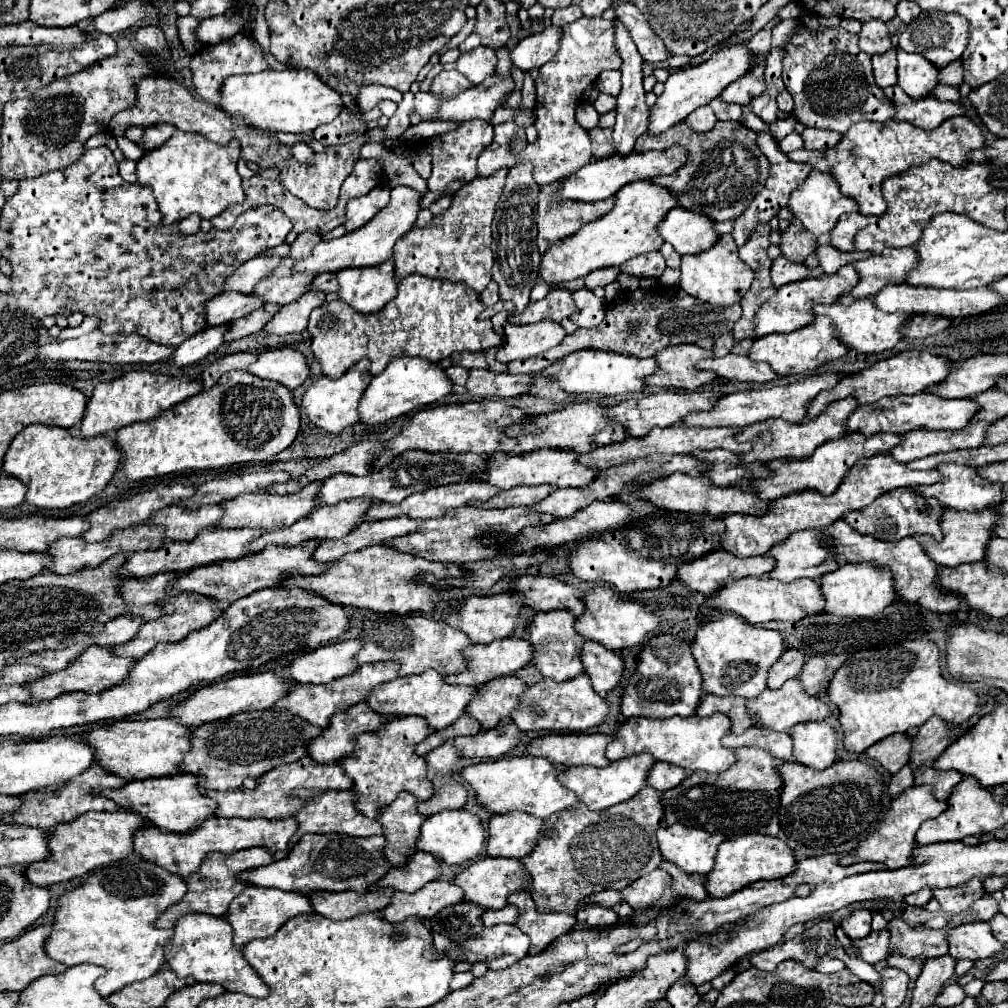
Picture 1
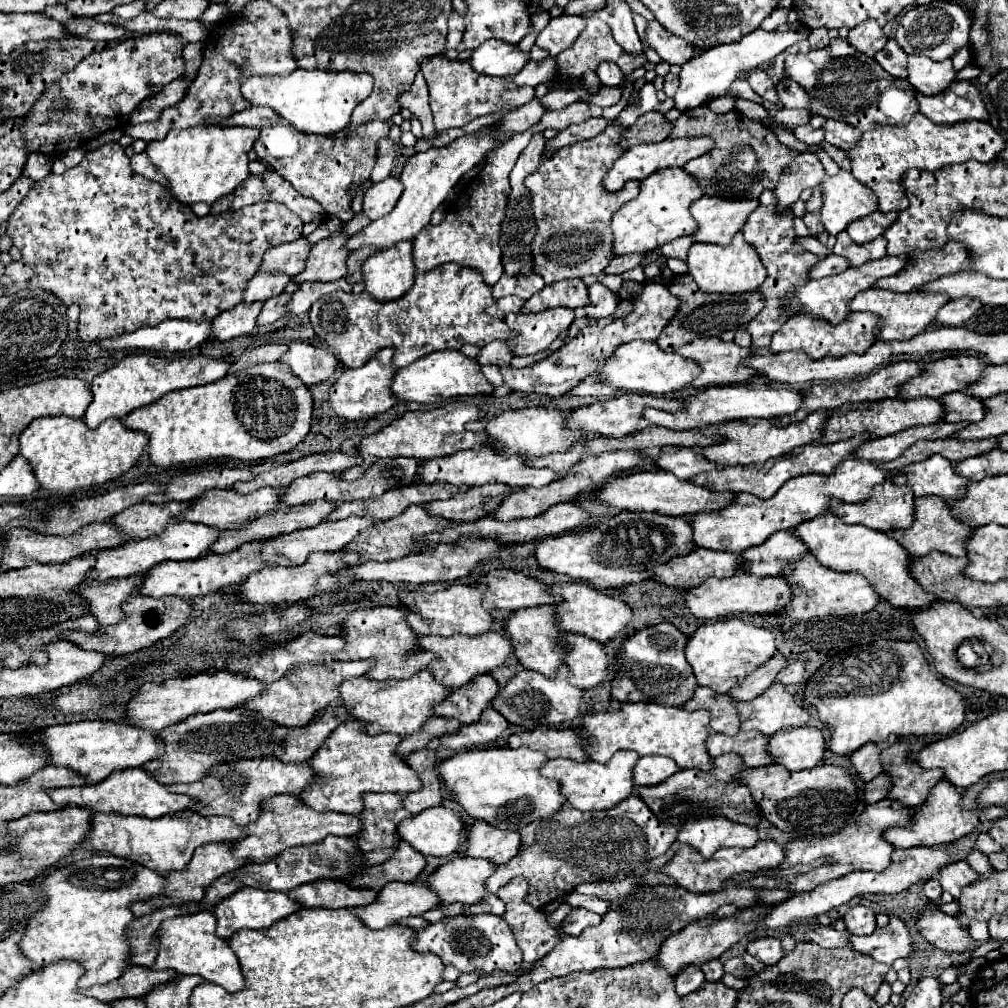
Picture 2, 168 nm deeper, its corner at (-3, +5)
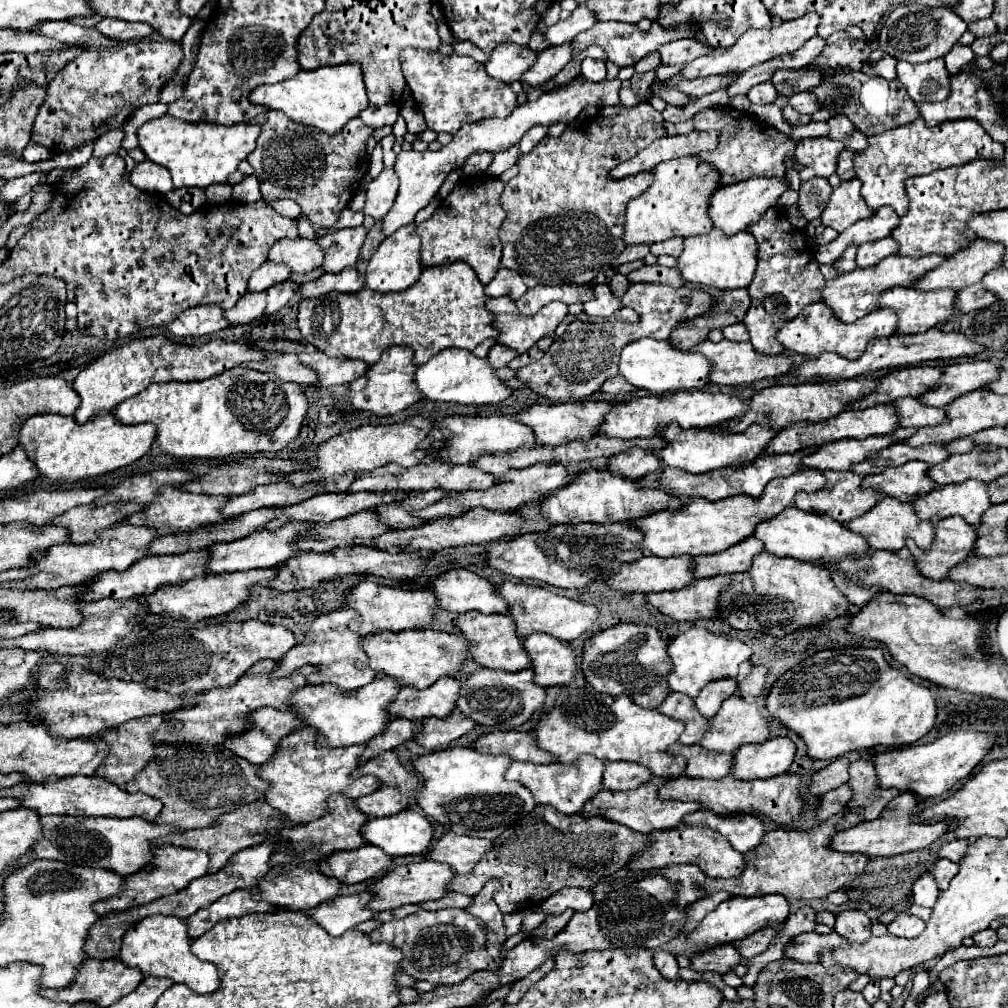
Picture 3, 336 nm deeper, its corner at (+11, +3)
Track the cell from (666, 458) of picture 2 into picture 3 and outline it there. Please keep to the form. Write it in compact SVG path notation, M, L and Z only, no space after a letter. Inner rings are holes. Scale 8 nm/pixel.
M631 447L629 451L611 457L609 461L609 471L627 479L641 479L647 473L653 473L657 469L665 467L661 463L661 459L655 459L655 455L651 451L645 449L637 449Z

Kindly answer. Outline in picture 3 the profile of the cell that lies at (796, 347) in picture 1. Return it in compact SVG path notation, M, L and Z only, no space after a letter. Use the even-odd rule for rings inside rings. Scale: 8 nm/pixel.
M811 303L797 315L797 319L791 319L789 323L785 323L785 327L781 327L781 331L777 331L777 341L787 351L801 353L801 355L819 355L819 353L831 351L845 359L859 359L859 355L865 351L865 347L871 339L893 335L895 325L897 325L897 315L891 309L873 311L865 317L857 319L855 323L847 325L847 323L841 323L839 319L835 319L833 311L827 305Z

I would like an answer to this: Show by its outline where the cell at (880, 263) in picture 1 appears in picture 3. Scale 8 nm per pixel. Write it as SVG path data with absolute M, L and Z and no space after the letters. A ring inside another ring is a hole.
M975 239L969 247L949 255L945 263L925 273L911 289L915 291L937 291L937 289L963 289L977 283L981 275L999 267L1003 257L1003 247L999 243L989 243Z

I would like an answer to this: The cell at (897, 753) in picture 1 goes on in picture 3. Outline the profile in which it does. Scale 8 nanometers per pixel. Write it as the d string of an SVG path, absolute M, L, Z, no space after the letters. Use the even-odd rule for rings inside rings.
M839 757L813 777L811 791L815 795L825 795L827 791L833 791L833 789L845 785L847 781L849 781L849 759Z

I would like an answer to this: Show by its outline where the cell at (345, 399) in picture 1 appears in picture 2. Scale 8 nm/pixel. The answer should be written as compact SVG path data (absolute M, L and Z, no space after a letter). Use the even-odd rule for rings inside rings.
M393 347L381 349L371 361L367 361L363 367L357 369L345 369L341 379L333 385L331 393L329 393L329 405L331 409L343 417L343 419L363 419L363 417L375 417L379 413L389 411L399 399L393 395L391 391L391 381L397 373L397 367L391 365L393 359Z

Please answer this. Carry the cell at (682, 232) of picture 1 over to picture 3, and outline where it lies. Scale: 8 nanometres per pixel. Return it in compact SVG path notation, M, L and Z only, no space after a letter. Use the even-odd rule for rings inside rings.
M753 177L749 181L741 181L737 185L729 185L729 187L721 187L715 191L715 195L711 195L709 201L709 219L713 221L715 229L721 229L725 235L735 235L743 229L747 229L749 225L757 223L757 219L763 217L763 213L773 207L777 203L777 197L789 187L787 181L777 181L777 179L763 179L763 177Z

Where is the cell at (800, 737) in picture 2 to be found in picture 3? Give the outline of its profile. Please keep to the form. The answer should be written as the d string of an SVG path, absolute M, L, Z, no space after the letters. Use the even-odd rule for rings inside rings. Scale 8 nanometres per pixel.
M789 737L767 739L759 745L741 745L735 751L733 777L753 781L787 773L795 759L795 751L797 747Z

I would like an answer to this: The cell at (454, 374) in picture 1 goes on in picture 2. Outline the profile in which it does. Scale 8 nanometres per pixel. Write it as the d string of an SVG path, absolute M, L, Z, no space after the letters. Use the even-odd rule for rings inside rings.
M483 365L483 373L489 377L489 381L491 381L495 387L503 385L503 375L501 375L501 369L499 369L499 367L495 367L495 365Z

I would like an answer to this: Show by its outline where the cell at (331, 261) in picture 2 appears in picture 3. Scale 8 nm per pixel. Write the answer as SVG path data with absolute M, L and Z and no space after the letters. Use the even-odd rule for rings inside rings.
M353 227L341 229L333 235L319 237L317 243L319 247L323 247L325 253L325 259L319 265L319 269L323 273L337 273L347 267L353 267L359 257L359 249L365 241L365 235L367 235L365 227Z

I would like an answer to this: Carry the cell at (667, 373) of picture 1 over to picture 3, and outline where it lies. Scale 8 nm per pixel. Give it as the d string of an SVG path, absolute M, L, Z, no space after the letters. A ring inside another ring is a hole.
M705 341L699 343L697 347L691 349L693 353L701 353L707 357L707 361L711 363L711 375L709 375L709 383L711 385L745 385L745 383L753 383L757 379L765 379L765 377L777 377L789 371L789 367L793 365L791 359L781 357L781 355L761 355L757 351L753 351L753 347L749 343L733 343L733 341Z

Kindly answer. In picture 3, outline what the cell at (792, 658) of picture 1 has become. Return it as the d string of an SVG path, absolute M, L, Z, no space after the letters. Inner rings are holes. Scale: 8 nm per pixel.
M719 679L709 683L695 699L697 709L701 711L701 715L705 717L713 717L715 711L721 707L721 703L731 697L737 691L737 679Z

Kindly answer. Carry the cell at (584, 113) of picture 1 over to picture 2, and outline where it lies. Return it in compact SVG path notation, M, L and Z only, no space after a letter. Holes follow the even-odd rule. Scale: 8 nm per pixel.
M575 101L559 111L549 111L545 117L531 127L527 133L519 133L519 137L511 137L511 141L505 141L497 149L493 149L487 155L487 165L485 169L473 179L471 189L469 189L469 199L459 207L457 215L447 215L445 221L439 225L427 225L421 233L415 237L413 245L413 261L417 265L417 271L431 271L443 263L457 263L463 267L475 267L481 271L485 281L489 285L495 285L499 277L503 275L503 263L501 263L501 249L499 249L499 235L501 235L501 223L505 219L505 207L507 207L507 197L511 193L509 185L509 173L519 157L519 153L529 145L533 133L545 131L545 129L565 129L571 123L583 123L587 121L589 107L581 101Z

